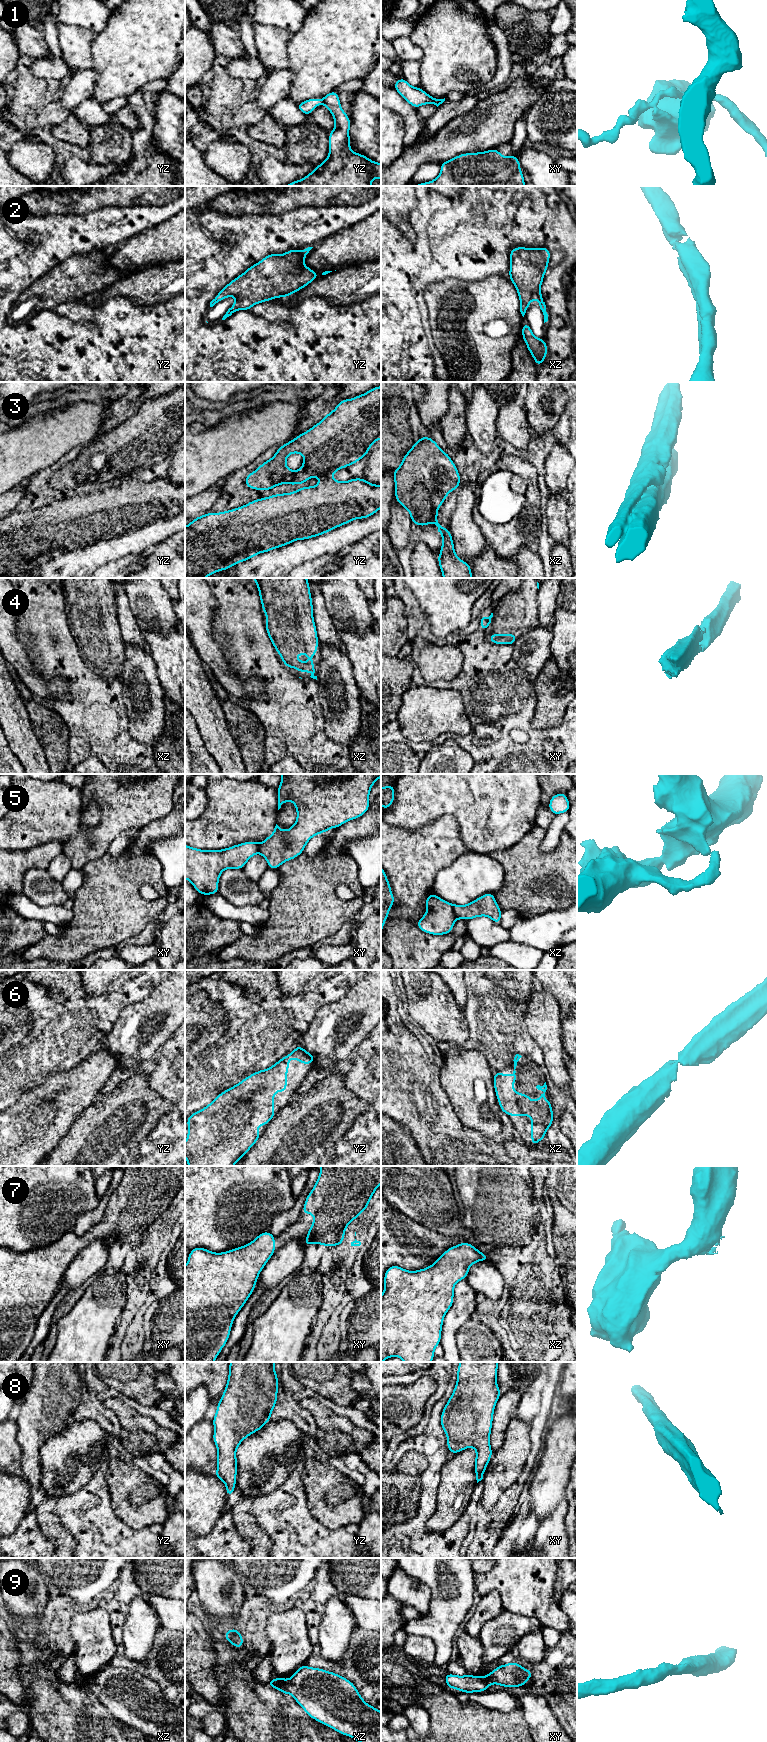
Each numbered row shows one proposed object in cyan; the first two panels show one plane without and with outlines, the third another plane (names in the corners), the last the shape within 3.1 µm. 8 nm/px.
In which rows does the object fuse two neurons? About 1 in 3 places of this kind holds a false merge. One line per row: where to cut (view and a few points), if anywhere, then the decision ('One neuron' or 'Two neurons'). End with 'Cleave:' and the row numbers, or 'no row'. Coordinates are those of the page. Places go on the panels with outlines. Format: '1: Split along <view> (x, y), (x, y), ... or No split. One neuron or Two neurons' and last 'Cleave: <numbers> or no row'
1: Split along yz (321, 99), (322, 102). Two neurons
2: No split. One neuron
3: Split along yz (328, 476), (322, 479). Two neurons
4: No split. One neuron
5: Split along xz (452, 905), (456, 917). Two neurons
6: No split. One neuron
7: No split. One neuron
8: No split. One neuron
9: No split. One neuron
Cleave: 1, 3, 5

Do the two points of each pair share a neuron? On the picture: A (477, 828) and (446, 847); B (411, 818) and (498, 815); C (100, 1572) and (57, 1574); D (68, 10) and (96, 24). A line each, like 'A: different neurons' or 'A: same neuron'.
A: different neurons
B: same neuron
C: same neuron
D: same neuron

